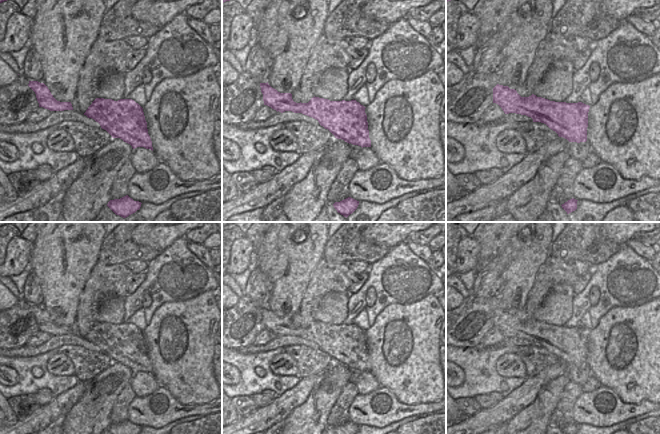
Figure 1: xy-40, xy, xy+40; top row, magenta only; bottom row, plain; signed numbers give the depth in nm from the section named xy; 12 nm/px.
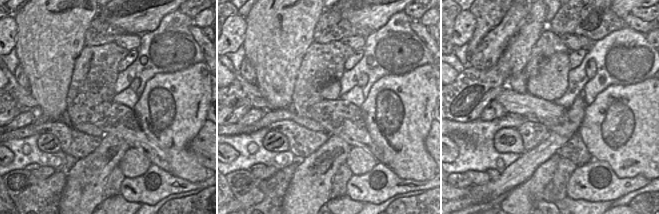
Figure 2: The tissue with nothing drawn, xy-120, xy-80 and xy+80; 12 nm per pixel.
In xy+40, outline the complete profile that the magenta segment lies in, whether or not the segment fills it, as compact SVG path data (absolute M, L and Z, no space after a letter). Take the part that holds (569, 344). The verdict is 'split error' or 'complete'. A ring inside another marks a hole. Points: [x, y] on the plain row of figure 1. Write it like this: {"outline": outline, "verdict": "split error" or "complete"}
{"outline": "M497 308L493 312L493 327L498 328L505 338L516 337L526 339L531 341L533 346L546 348L550 353L555 355L559 361L563 361L569 366L580 367L587 365L588 336L590 330L582 326L555 326L537 321L534 318L529 321L521 321L515 313Z", "verdict": "complete"}

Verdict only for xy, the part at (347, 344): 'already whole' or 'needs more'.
already whole

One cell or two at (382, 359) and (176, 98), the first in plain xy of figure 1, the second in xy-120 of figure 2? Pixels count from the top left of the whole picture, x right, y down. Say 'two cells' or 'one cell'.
one cell

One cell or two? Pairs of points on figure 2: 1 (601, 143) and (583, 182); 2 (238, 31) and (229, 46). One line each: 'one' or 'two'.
1: two
2: one

